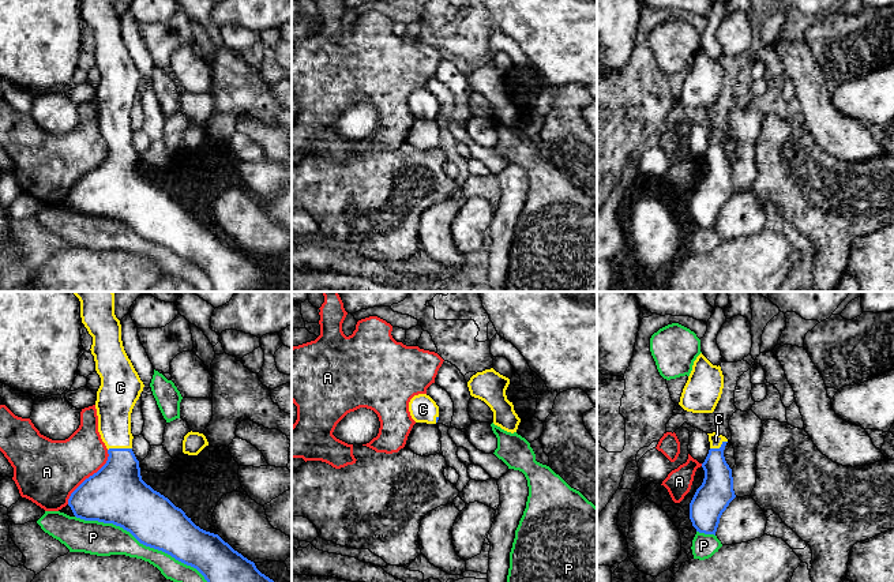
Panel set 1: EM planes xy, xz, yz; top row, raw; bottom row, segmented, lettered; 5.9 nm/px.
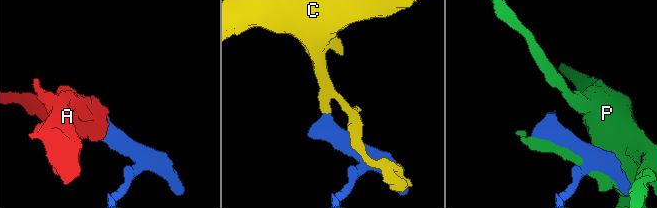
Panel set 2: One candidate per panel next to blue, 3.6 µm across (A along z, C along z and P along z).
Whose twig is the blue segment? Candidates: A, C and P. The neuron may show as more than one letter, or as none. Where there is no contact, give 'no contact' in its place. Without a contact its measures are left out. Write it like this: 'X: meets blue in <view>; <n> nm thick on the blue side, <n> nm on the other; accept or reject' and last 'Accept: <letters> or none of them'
A: meets blue in xy; 360 nm thick on the blue side, 380 nm on the other; reject
C: meets blue in xy; 320 nm thick on the blue side, 200 nm on the other; accept
P: meets blue in xy; 300 nm thick on the blue side, 190 nm on the other; reject
Accept: C

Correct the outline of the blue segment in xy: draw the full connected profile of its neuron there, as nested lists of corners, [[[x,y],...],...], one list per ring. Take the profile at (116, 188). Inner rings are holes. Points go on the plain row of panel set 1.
[[[80,0],[80,12],[93,31],[90,45],[101,72],[95,95],[98,127],[109,151],[97,168],[71,188],[68,200],[74,210],[84,215],[120,221],[140,239],[196,263],[210,279],[213,292],[260,292],[274,285],[275,277],[262,269],[253,256],[234,245],[218,229],[196,221],[181,203],[142,174],[139,155],[132,146],[131,108],[144,79],[124,45],[121,19],[114,10],[114,0]]]

